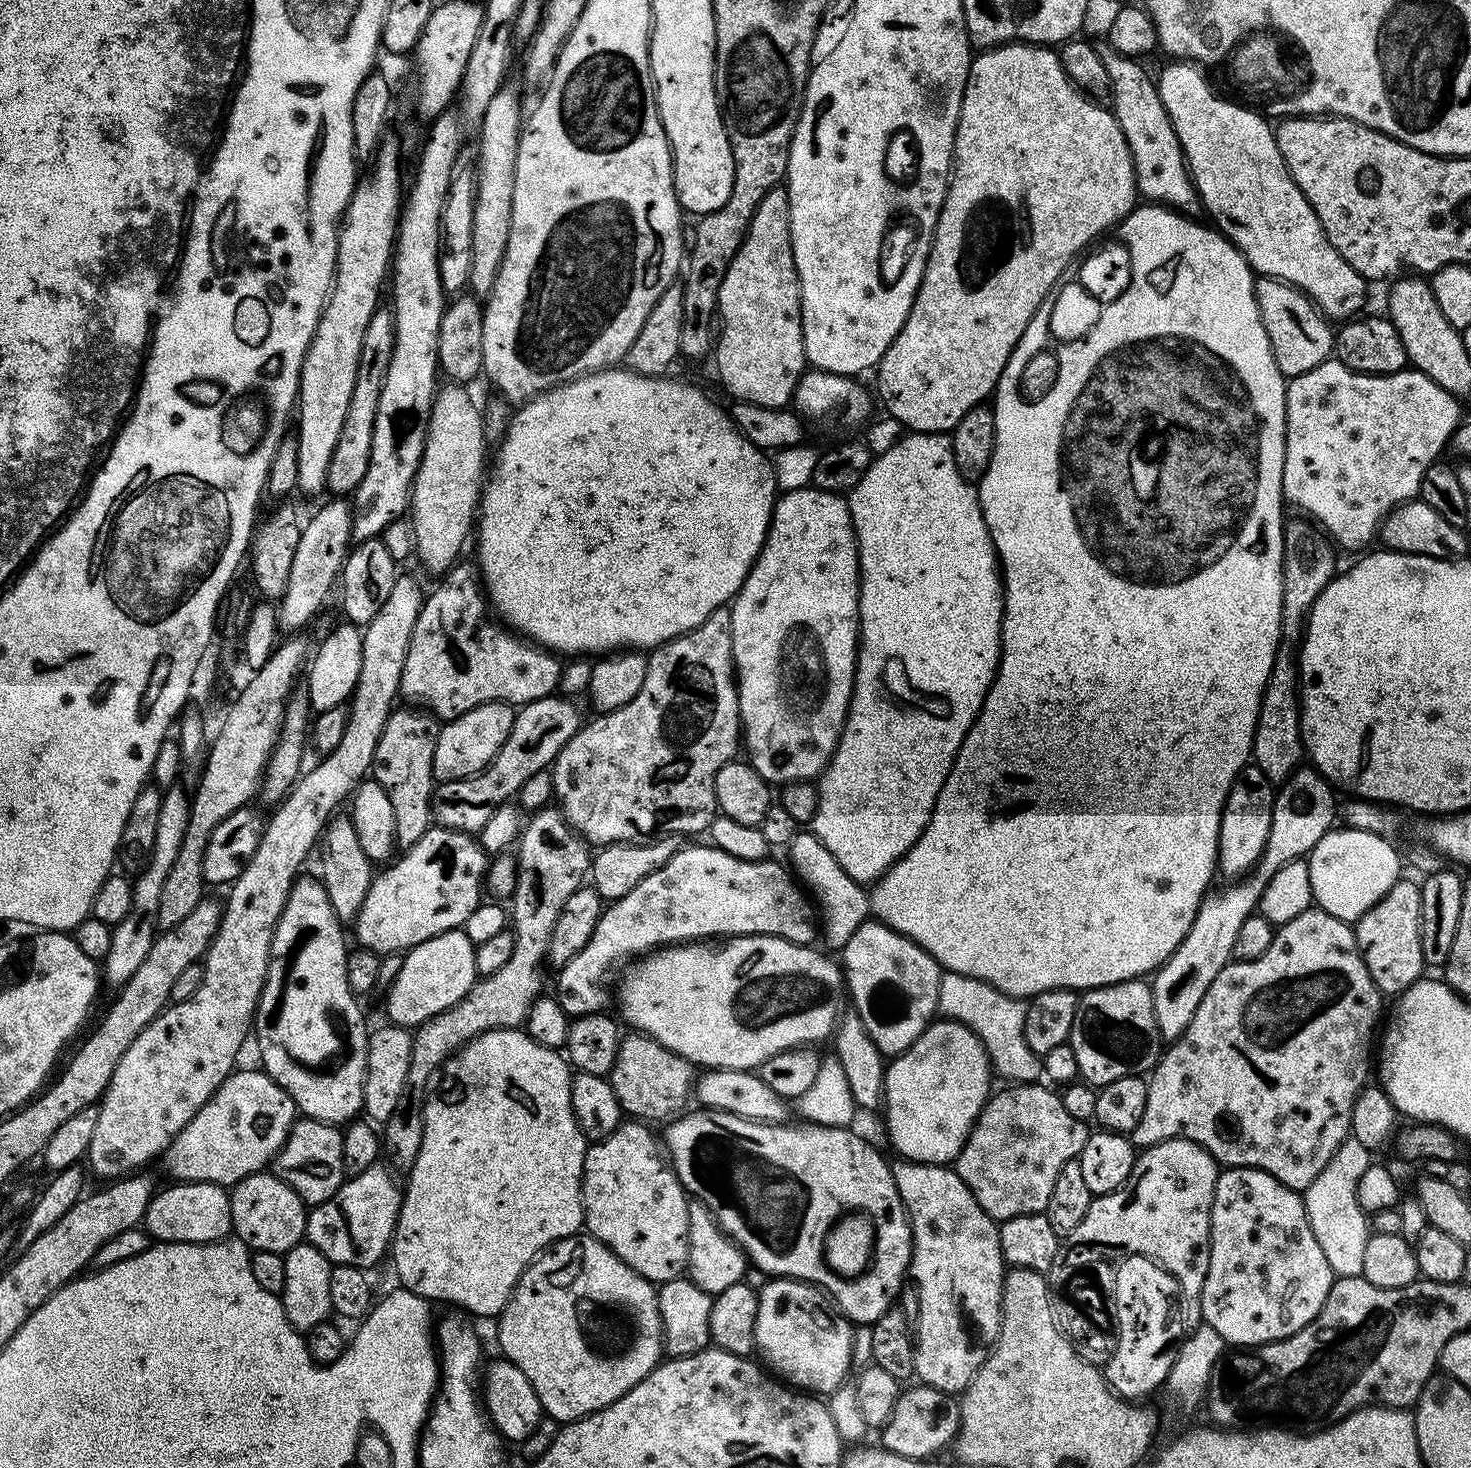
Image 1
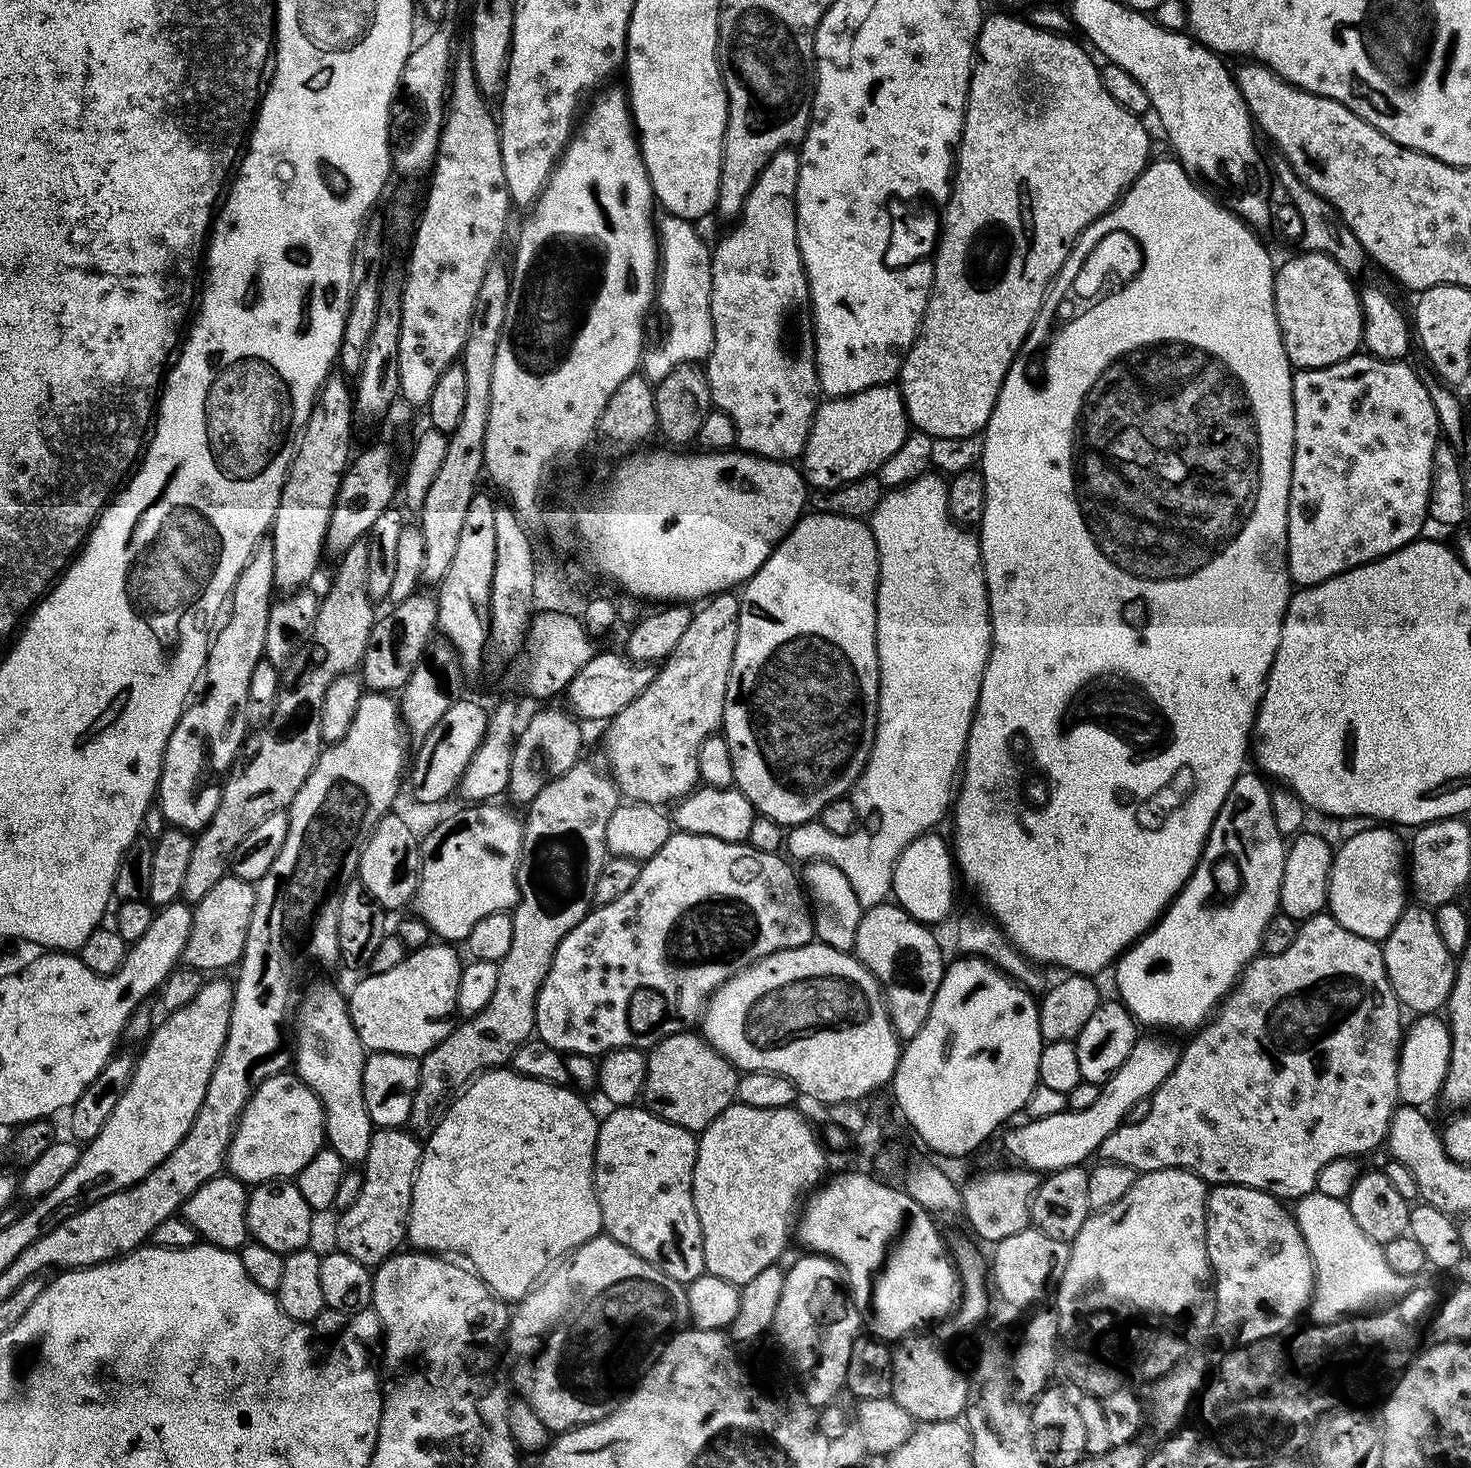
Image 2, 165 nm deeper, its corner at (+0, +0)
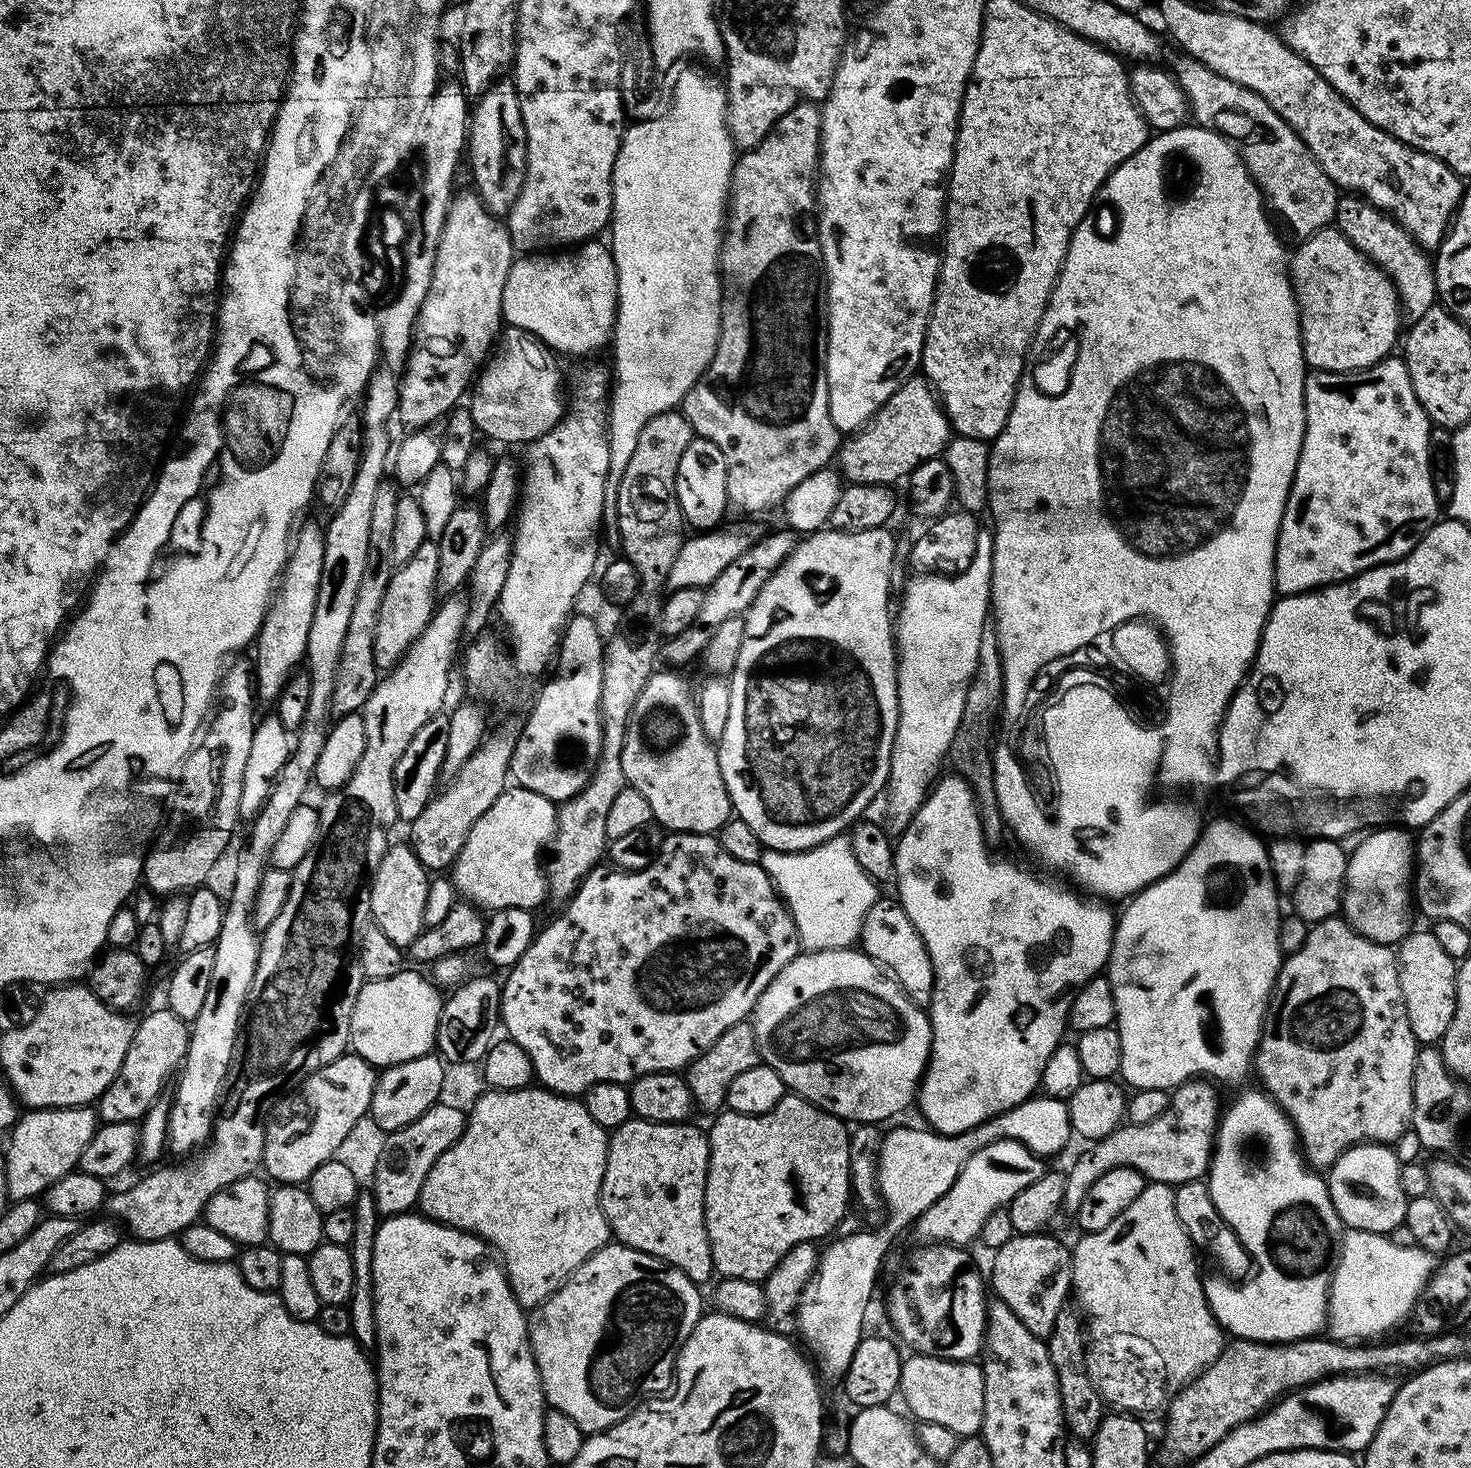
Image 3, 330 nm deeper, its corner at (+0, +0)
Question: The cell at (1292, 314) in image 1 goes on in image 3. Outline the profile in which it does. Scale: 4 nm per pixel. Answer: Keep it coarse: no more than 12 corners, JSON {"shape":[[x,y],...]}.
{"shape":[[1334,226],[1290,256],[1304,363],[1356,372],[1402,336],[1390,278]]}

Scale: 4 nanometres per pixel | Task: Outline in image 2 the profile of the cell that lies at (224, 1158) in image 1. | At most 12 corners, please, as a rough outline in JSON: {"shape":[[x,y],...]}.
{"shape":[[285,1070],[253,1090],[226,1168],[295,1177],[325,1144],[320,1099]]}

